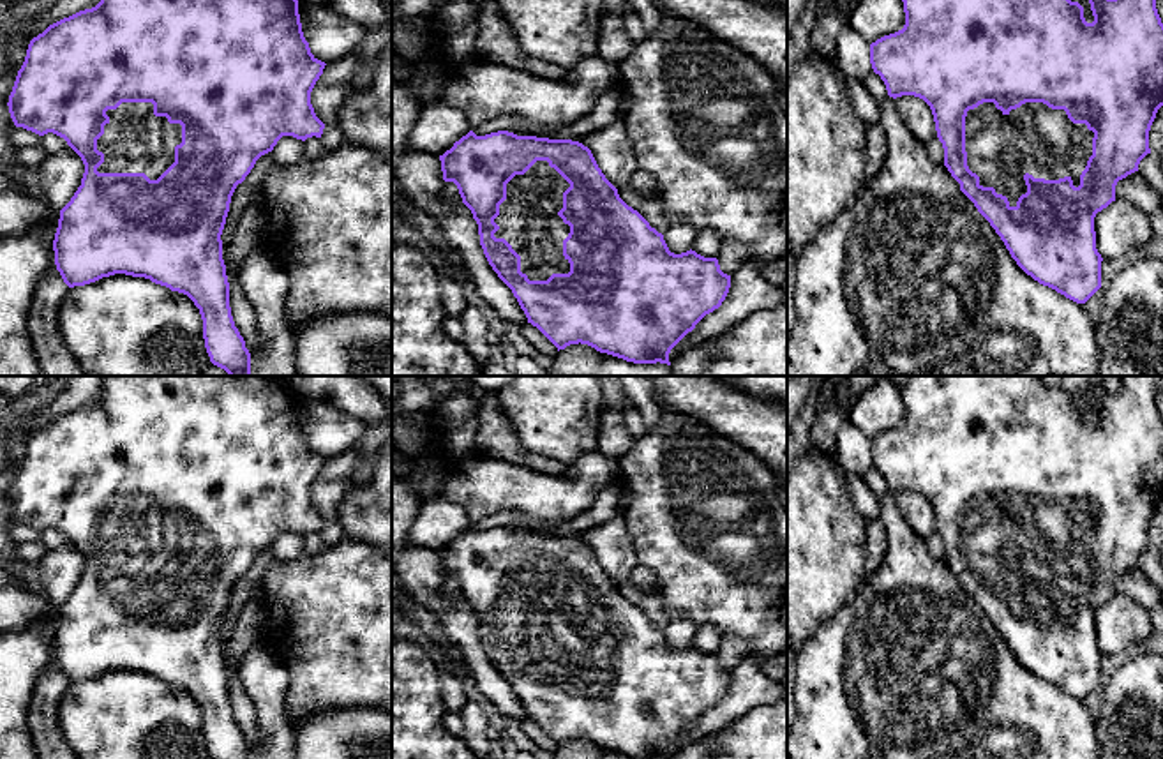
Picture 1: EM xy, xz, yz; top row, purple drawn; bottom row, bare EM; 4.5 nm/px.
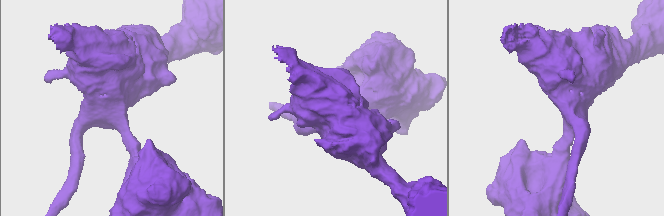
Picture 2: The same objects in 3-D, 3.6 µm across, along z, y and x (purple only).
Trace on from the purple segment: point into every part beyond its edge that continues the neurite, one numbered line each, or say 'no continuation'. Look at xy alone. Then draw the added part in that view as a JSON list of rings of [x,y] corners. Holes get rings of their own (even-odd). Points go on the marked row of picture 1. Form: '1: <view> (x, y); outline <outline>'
1: xy (135, 140); outline [[[122,102],[106,115],[109,122],[97,139],[97,150],[104,154],[99,173],[145,173],[157,180],[175,162],[182,125],[155,116],[152,102]]]

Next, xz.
1: xz (528, 219); outline [[[536,161],[524,175],[515,175],[506,184],[506,199],[494,219],[499,226],[494,237],[505,238],[521,256],[521,272],[529,281],[547,281],[552,274],[570,272],[563,256],[570,226],[558,215],[568,187],[547,161]]]

